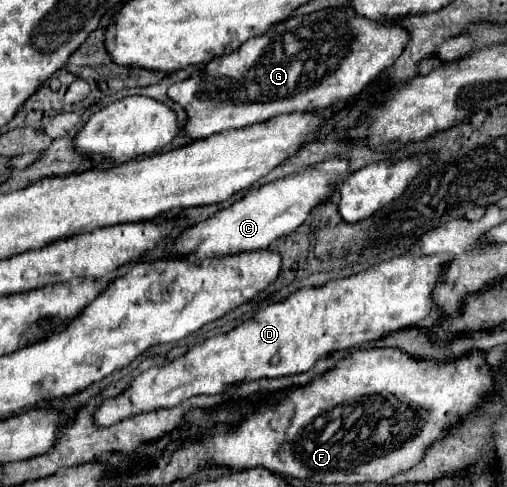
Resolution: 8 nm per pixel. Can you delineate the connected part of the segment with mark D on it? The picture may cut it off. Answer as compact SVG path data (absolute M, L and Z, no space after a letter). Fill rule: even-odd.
M406 254L384 260L348 278L330 280L316 288L300 288L282 302L274 302L256 312L230 332L208 338L190 348L184 356L138 374L120 396L104 400L96 408L94 420L98 426L112 426L138 414L178 406L198 394L220 394L224 386L300 374L328 356L328 352L352 348L408 326L418 326L432 314L434 286L442 280L440 276L452 260L452 254Z

